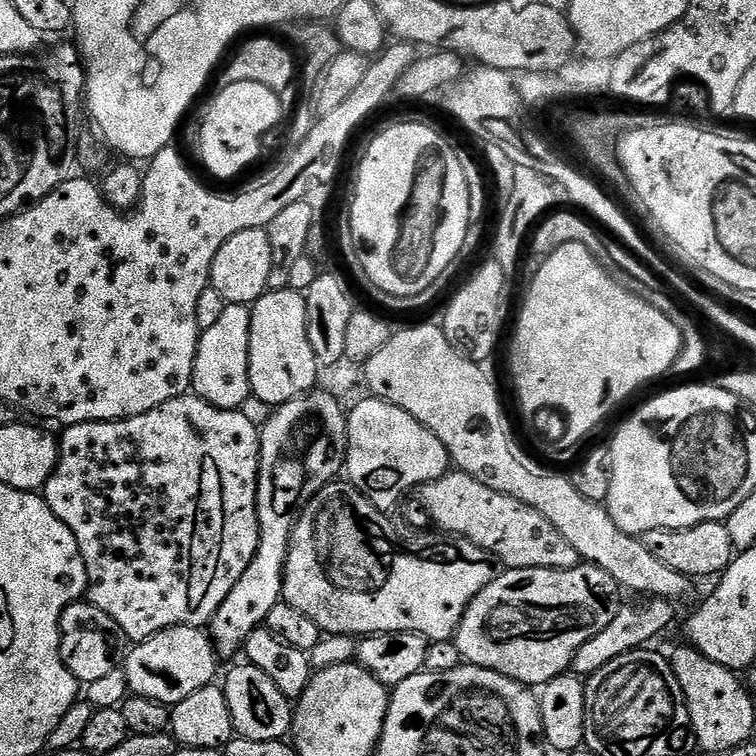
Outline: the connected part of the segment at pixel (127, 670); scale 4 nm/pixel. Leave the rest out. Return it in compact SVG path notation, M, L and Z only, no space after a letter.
M183 624L167 628L148 640L139 641L133 648L136 649L127 653L122 664L131 695L171 706L182 702L182 698L190 698L194 690L202 690L217 679L216 648L211 635L203 627Z

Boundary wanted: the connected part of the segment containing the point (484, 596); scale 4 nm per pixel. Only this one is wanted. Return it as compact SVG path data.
M587 562L570 570L545 568L509 568L477 594L464 611L454 637L461 661L479 668L489 668L525 686L543 686L571 669L572 659L594 634L602 634L614 614L622 607L622 589L606 570Z

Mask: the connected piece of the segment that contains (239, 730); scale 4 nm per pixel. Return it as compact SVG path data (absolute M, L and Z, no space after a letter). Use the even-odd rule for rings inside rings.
M240 662L237 668L229 670L228 677L222 680L222 687L237 737L254 742L270 742L284 740L291 733L293 701L286 699L282 690L278 690L278 686L274 686L274 682L270 682L262 670L247 662Z

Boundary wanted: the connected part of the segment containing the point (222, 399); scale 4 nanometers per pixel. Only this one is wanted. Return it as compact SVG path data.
M225 304L214 326L203 329L194 358L191 391L215 408L243 409L252 395L250 386L250 318L252 309L246 304Z

